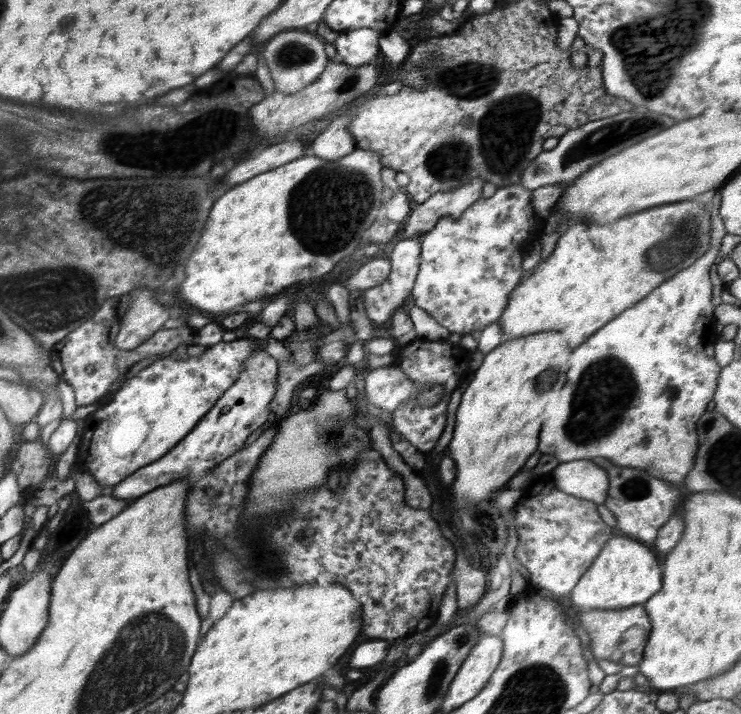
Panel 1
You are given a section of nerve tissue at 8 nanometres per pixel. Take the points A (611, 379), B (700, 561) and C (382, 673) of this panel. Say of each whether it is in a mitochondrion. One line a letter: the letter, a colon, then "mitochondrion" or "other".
A: mitochondrion
B: other
C: other

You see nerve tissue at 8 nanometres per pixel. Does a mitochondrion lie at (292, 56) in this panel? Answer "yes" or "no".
yes

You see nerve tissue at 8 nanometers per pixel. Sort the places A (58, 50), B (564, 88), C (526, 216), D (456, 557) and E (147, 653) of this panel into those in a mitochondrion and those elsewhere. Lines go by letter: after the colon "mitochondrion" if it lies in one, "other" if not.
A: other
B: other
C: other
D: other
E: mitochondrion

